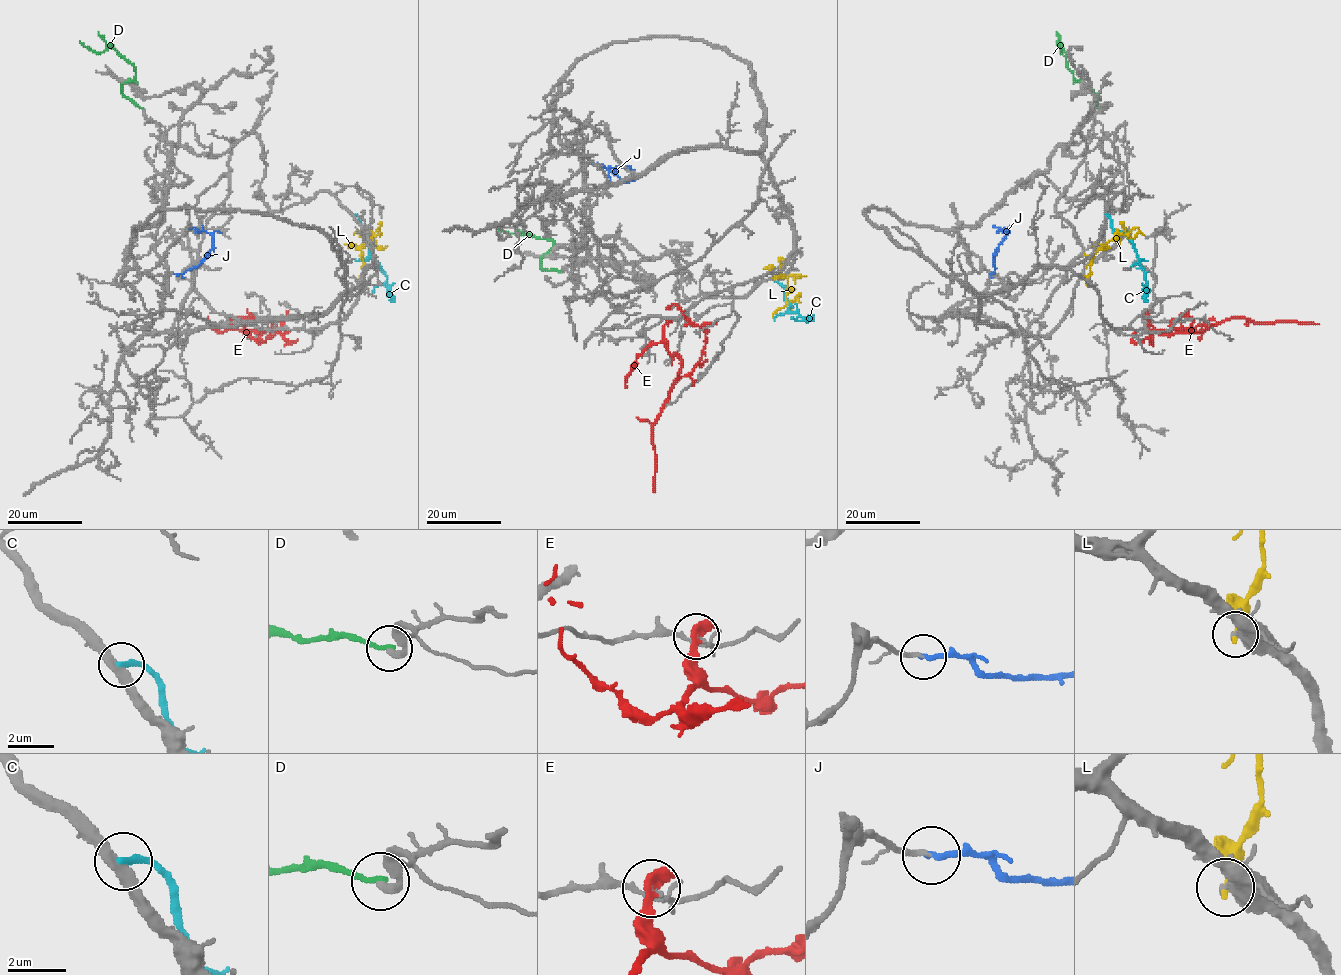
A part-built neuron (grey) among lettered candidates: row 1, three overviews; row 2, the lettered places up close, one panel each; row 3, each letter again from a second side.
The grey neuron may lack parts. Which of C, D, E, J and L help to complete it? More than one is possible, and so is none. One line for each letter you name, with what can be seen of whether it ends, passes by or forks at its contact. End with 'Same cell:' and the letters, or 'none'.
J: It ends there
Same cell: J

